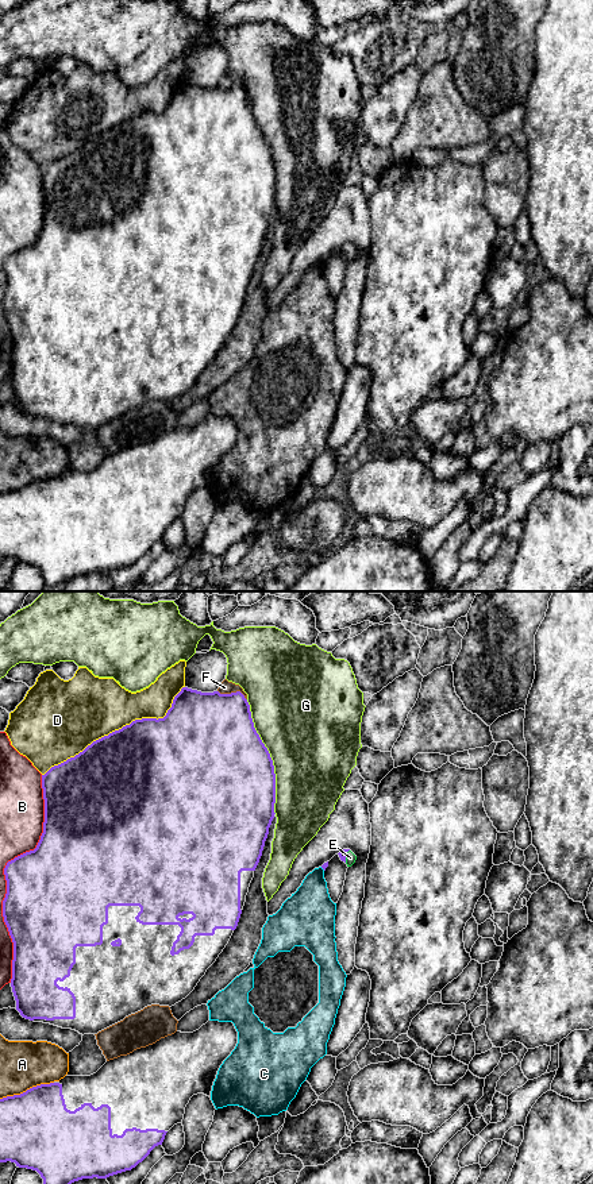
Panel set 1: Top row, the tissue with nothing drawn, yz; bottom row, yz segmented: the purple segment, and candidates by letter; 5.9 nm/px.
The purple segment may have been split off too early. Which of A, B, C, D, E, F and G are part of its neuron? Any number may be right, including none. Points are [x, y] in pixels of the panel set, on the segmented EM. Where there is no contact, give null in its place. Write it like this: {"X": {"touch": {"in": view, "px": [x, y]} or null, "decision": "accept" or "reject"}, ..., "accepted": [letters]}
{"A": {"touch": {"in": "yz", "px": [27, 1090]}, "decision": "reject"}, "B": {"touch": {"in": "yz", "px": [4, 872]}, "decision": "reject"}, "C": {"touch": {"in": "yz", "px": [323, 868]}, "decision": "reject"}, "D": {"touch": {"in": "yz", "px": [119, 729]}, "decision": "reject"}, "E": {"touch": {"in": "yz", "px": [345, 856]}, "decision": "accept"}, "F": {"touch": {"in": "yz", "px": [233, 693]}, "decision": "reject"}, "G": {"touch": {"in": "yz", "px": [269, 756]}, "decision": "reject"}, "accepted": ["E"]}

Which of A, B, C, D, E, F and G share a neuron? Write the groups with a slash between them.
A / B / C / D / E / F / G

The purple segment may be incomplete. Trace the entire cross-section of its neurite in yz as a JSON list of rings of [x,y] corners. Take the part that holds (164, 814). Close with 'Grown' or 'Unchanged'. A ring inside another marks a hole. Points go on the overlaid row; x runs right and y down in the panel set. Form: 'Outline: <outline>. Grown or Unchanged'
Outline: [[[182,687],[163,718],[135,720],[109,733],[42,775],[45,799],[43,833],[34,851],[8,861],[3,917],[14,942],[11,987],[16,1010],[26,1019],[72,1029],[80,1034],[99,1031],[151,1004],[174,1006],[197,986],[216,961],[238,926],[254,871],[262,856],[274,818],[276,774],[273,760],[254,728],[250,705],[240,691],[201,693]]]. Grown

